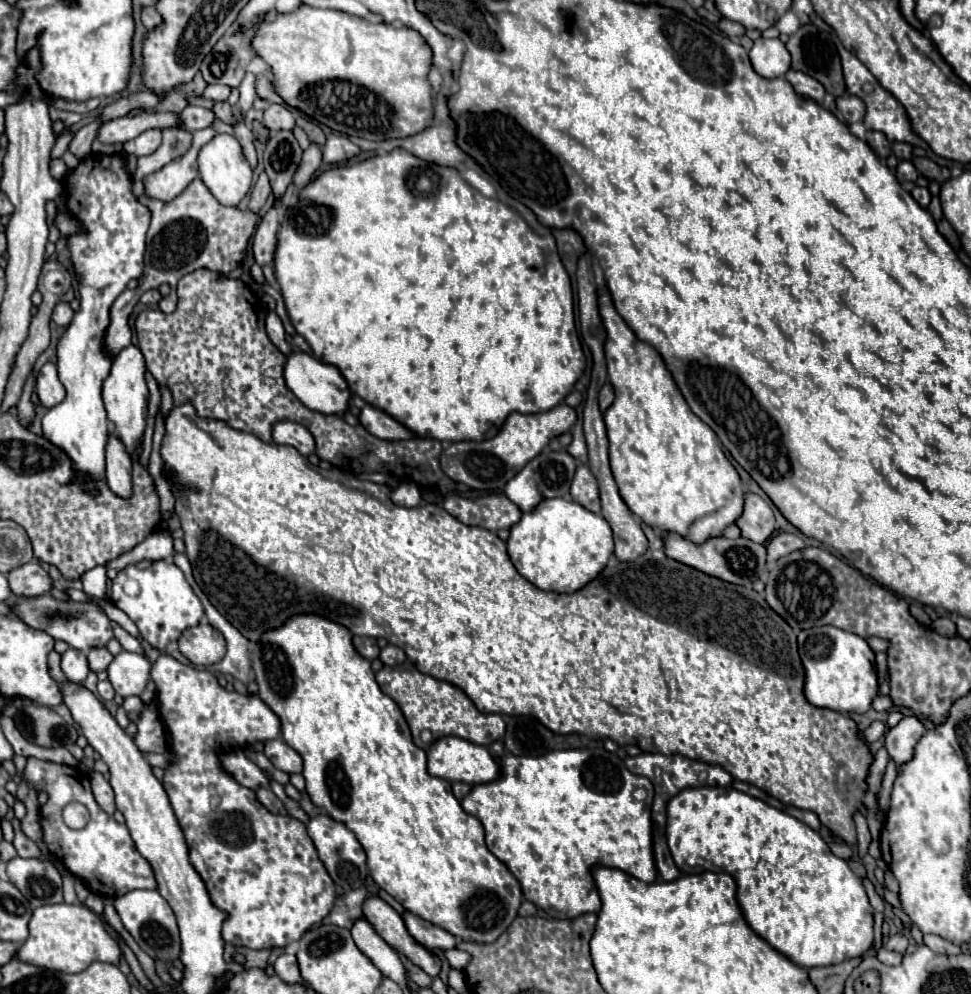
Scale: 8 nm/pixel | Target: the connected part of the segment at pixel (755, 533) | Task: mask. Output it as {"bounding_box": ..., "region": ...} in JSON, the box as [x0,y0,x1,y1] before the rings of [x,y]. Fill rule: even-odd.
{"bounding_box":[735,493,775,543],"region":[[[745,493],[743,513],[735,521],[735,525],[741,529],[741,537],[755,543],[765,543],[775,531],[775,517],[771,507],[759,495]]]}

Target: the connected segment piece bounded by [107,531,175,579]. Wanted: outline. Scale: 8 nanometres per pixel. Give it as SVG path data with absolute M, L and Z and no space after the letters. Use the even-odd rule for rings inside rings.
M155 531L145 541L141 541L137 547L133 547L131 551L117 557L111 563L111 567L107 571L107 577L113 579L117 571L121 571L127 565L139 563L143 559L159 561L159 559L171 559L173 555L175 555L175 549L173 549L173 539L169 537L169 531Z

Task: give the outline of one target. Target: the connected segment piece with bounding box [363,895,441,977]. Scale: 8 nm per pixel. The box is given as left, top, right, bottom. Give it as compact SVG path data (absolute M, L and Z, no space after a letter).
M373 895L365 899L363 915L393 949L403 953L413 965L421 967L427 975L437 977L441 969L441 961L407 933L401 915L391 905L387 905L381 897Z

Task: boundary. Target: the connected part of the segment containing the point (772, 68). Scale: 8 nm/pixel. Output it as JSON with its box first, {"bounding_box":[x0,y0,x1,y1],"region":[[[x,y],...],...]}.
{"bounding_box":[749,39,789,77],"region":[[[757,39],[749,51],[751,65],[761,77],[783,77],[789,71],[789,53],[779,39]]]}

